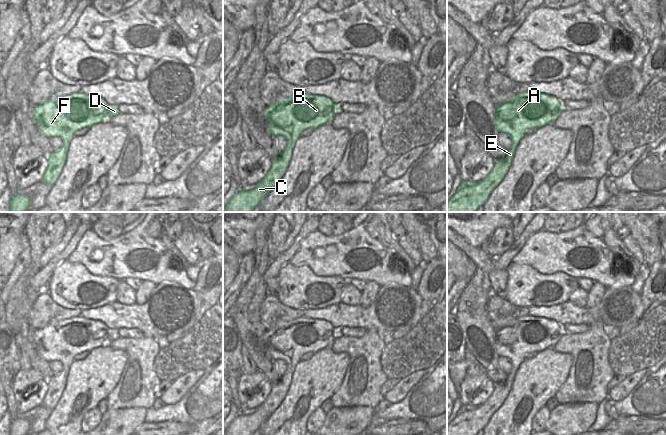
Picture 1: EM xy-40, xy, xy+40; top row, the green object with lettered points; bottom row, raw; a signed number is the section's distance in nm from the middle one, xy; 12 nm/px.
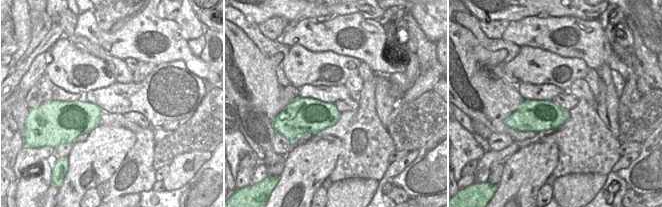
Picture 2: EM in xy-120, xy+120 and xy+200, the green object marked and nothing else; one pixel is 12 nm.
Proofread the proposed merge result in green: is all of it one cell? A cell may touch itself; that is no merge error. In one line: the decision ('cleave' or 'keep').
keep

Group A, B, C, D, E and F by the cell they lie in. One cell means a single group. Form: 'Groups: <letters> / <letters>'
Groups: A B C D E F.

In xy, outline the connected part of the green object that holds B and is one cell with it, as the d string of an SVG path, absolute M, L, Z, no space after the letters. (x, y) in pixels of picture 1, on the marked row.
M305 92L278 100L266 108L266 124L273 136L284 136L287 146L254 189L239 190L226 204L225 212L251 212L284 176L291 160L292 150L300 134L307 128L313 130L330 123L339 112L340 104L334 104L325 96L309 95Z

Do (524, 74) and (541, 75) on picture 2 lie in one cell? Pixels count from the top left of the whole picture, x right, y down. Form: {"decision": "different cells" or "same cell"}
{"decision": "same cell"}

